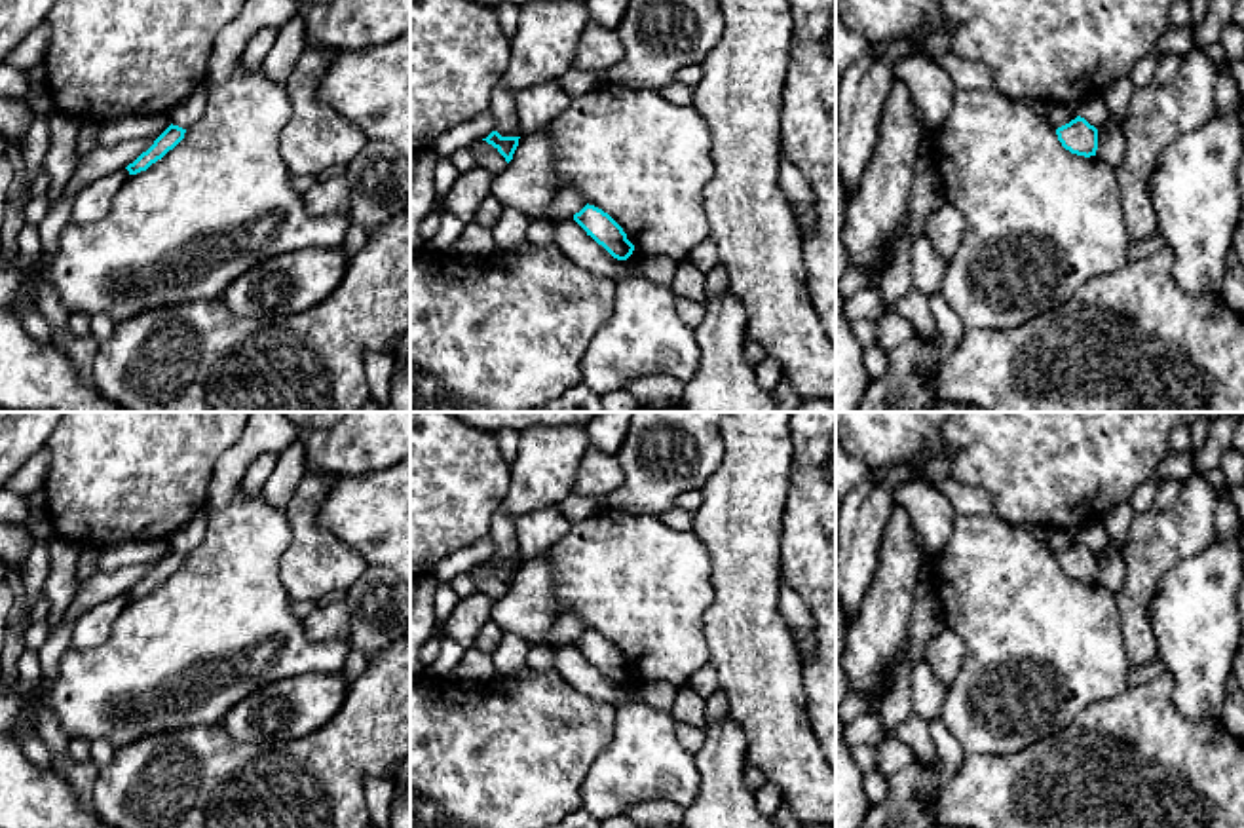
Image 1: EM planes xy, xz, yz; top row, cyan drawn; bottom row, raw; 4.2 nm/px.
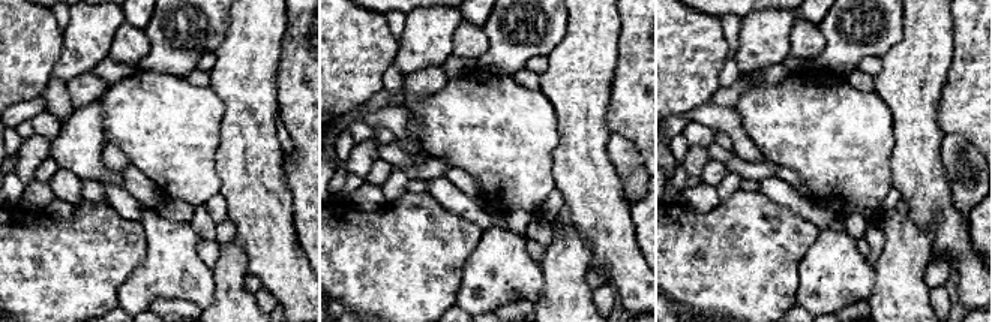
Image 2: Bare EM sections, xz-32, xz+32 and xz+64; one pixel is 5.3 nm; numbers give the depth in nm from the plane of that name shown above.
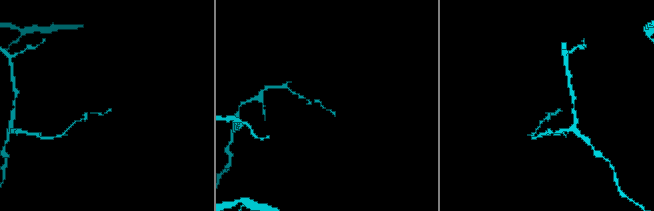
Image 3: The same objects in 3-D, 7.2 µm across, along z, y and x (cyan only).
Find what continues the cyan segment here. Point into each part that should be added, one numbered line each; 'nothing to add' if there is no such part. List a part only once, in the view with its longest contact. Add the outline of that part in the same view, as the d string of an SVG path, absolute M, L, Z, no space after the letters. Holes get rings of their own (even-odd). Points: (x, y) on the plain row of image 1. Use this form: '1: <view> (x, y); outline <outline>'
nothing to add

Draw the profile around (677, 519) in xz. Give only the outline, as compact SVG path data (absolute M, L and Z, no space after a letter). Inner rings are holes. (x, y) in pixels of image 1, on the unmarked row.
M672 507L659 515L659 520L672 530L689 532L693 526L693 513L688 513L680 507Z

